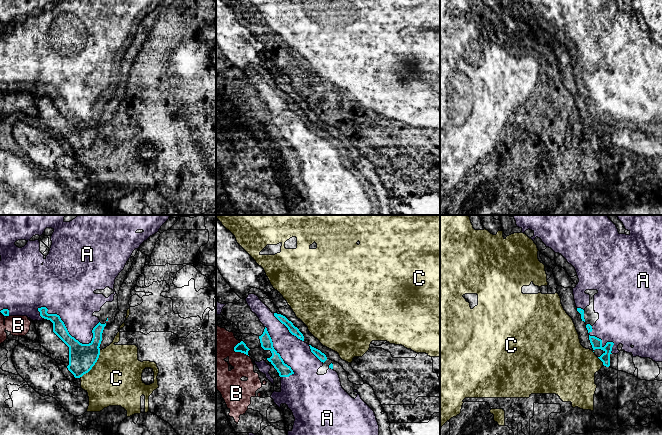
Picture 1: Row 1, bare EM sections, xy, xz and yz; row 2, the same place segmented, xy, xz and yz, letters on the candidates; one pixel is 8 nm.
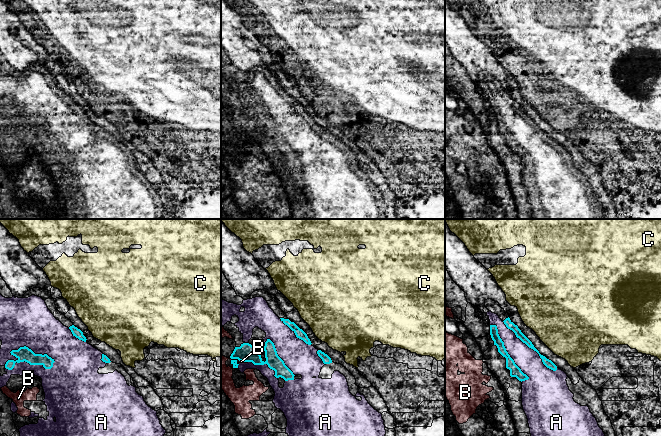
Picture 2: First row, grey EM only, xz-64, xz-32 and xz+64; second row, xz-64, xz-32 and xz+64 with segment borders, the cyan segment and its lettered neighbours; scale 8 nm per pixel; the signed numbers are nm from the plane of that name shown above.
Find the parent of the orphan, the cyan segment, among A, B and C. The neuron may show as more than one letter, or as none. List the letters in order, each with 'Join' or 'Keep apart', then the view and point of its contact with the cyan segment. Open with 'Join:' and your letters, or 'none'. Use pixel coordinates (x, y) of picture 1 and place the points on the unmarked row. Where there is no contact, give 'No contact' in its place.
Join: none
A: Keep apart. Touches cyan at xy (63, 99)
B: Keep apart. Touches cyan at xz (240, 127)
C: Keep apart. Touches cyan at xy (94, 140)

